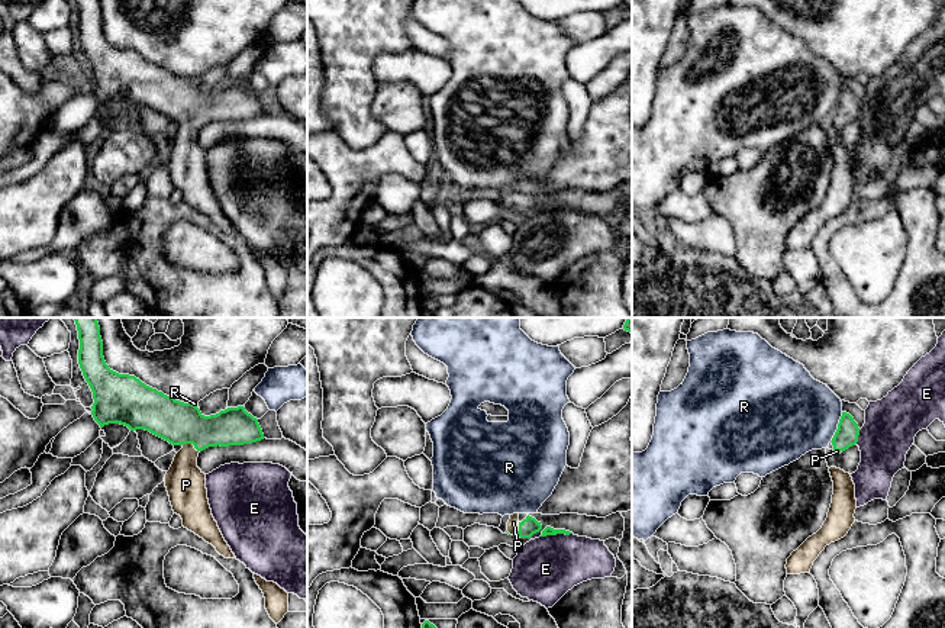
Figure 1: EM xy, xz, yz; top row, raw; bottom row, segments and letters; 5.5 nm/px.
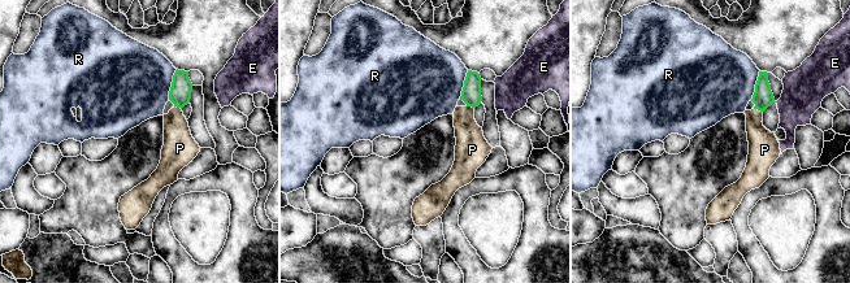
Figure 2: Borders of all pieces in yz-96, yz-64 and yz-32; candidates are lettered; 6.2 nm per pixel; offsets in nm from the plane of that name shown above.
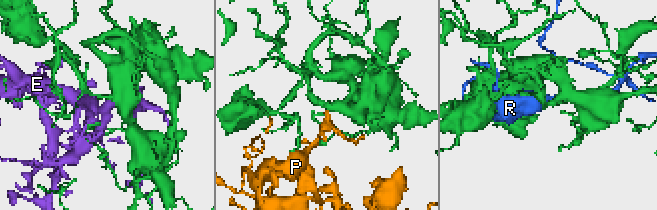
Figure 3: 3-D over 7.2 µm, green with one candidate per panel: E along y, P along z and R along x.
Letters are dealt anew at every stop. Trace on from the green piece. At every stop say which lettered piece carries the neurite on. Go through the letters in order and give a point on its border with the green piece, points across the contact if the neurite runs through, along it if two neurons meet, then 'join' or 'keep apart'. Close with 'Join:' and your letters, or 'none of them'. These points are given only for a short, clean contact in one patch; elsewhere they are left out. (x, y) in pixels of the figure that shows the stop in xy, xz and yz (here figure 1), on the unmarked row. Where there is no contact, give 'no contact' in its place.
E: xz (555, 209) | keep apart
P: xy (192, 118) | across xy (177, 97), (192, 118), (186, 134), (186, 160) | join
R: yz (838, 102) | keep apart
Join: P

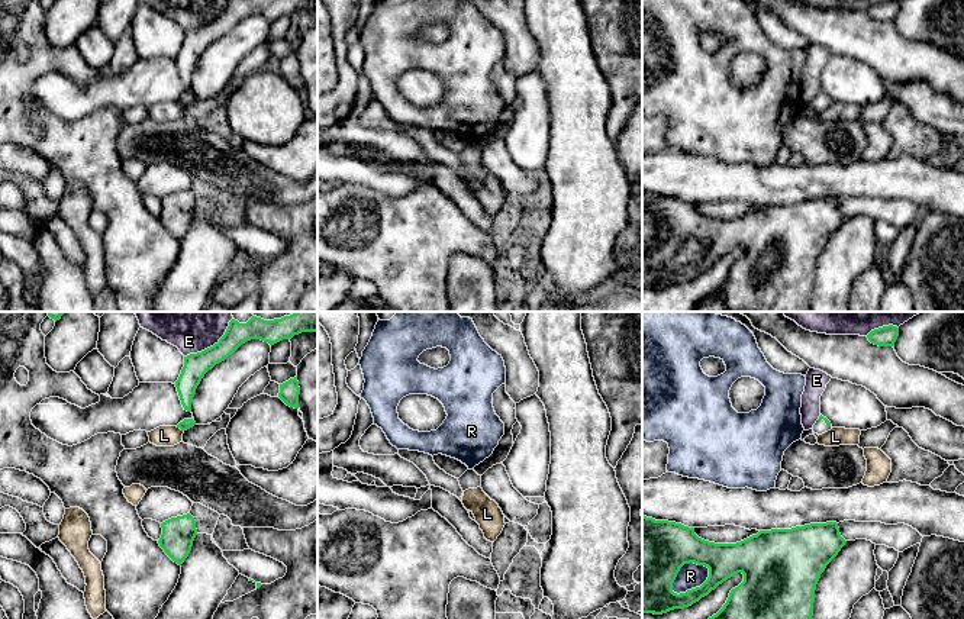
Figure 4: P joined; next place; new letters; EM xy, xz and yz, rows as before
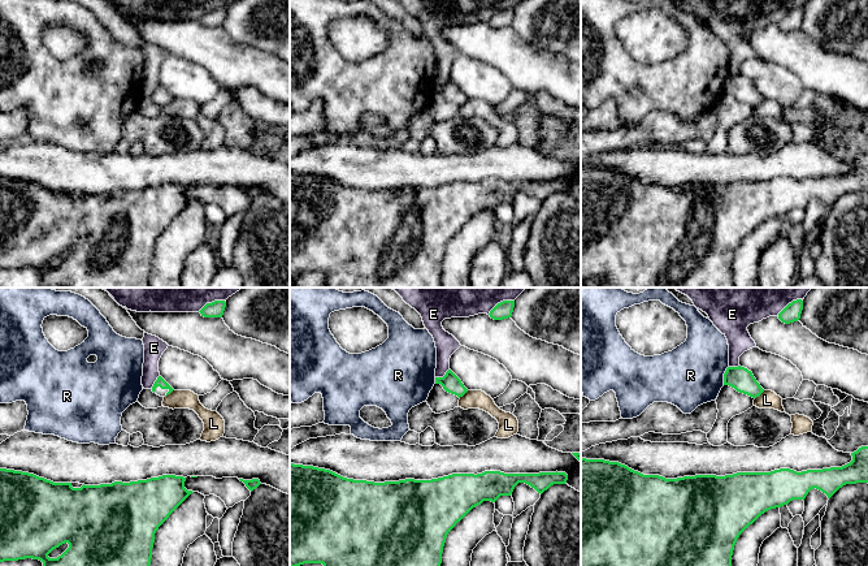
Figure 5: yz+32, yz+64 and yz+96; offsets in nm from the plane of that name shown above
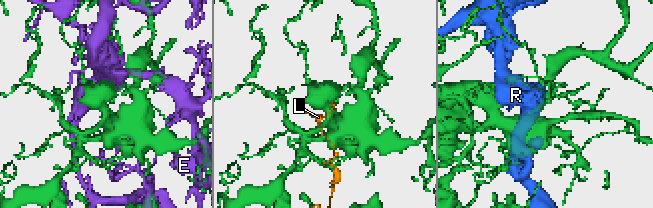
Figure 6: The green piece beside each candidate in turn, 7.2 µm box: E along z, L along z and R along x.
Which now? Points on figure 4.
E: xy (210, 22) | keep apart
L: xy (180, 103) | join
R: yz (693, 264) | keep apart
Join: L

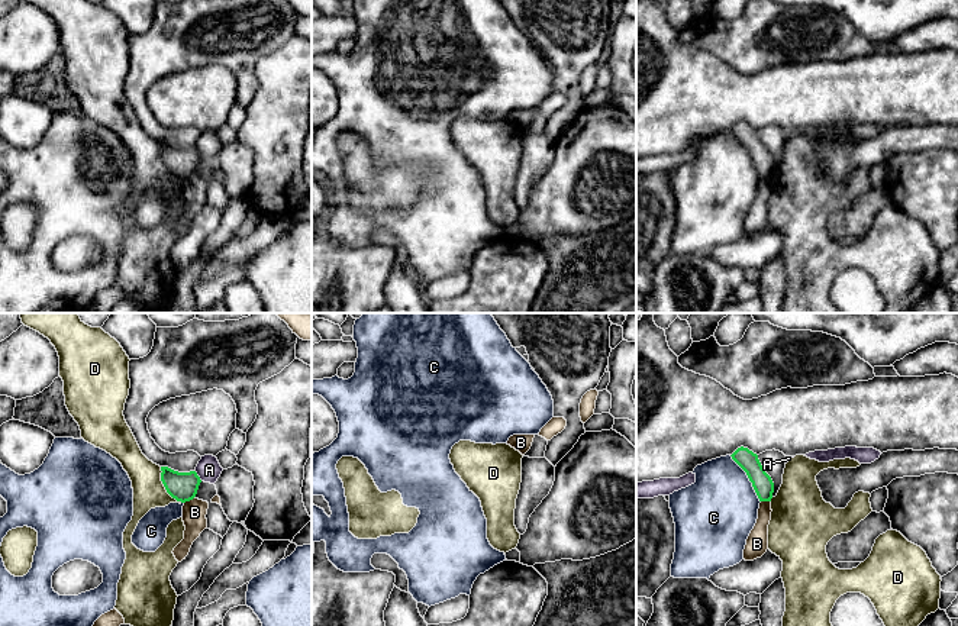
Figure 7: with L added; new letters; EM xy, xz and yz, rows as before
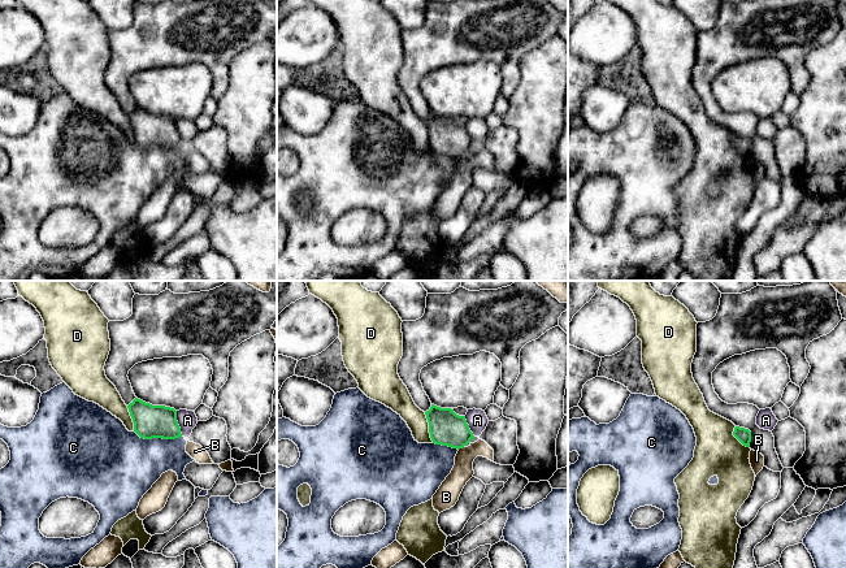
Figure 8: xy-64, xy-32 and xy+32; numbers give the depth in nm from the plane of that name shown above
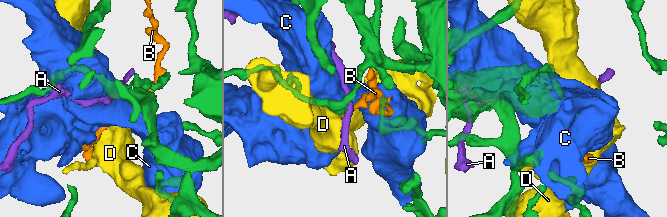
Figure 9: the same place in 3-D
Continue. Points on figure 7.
A: xy (197, 151) | along xy (194, 147), (202, 155) | keep apart
B: xy (189, 176) | along xy (194, 171), (184, 178) | keep apart
C: yz (748, 152) | keep apart
D: xy (164, 161) | keep apart
Join: none of them

